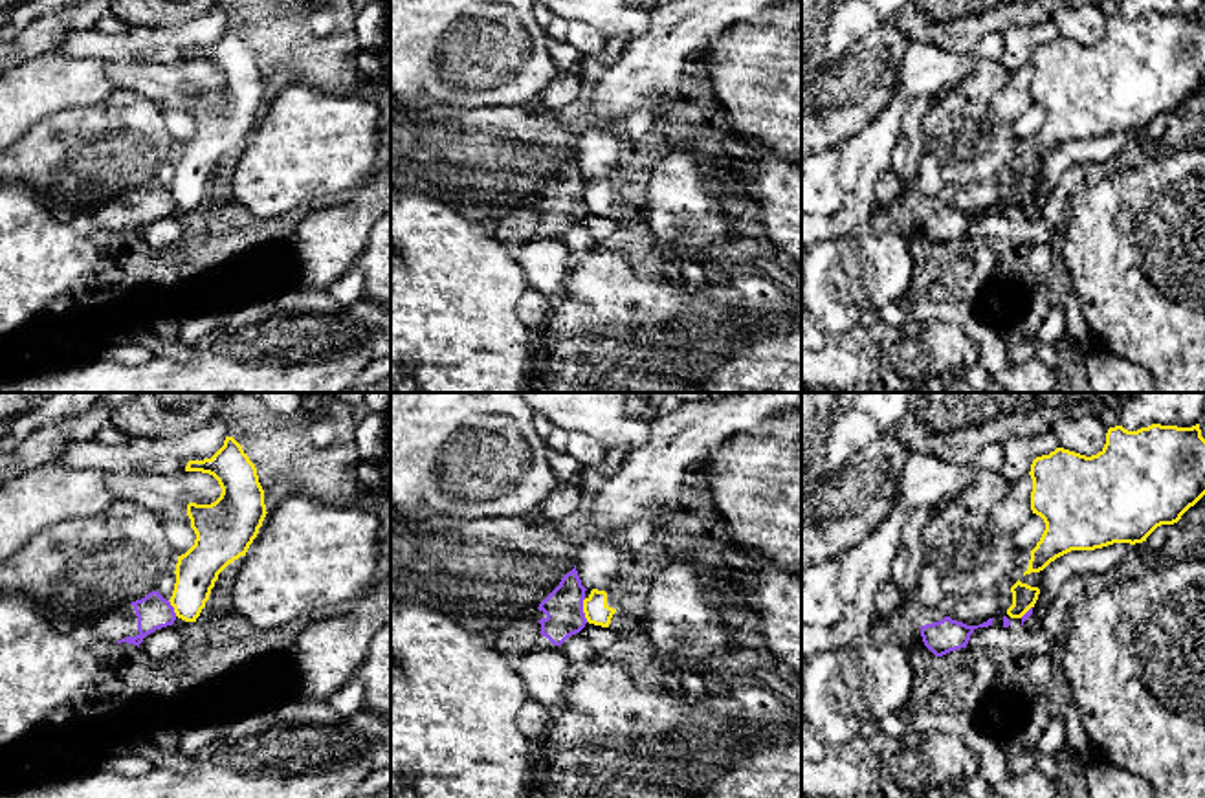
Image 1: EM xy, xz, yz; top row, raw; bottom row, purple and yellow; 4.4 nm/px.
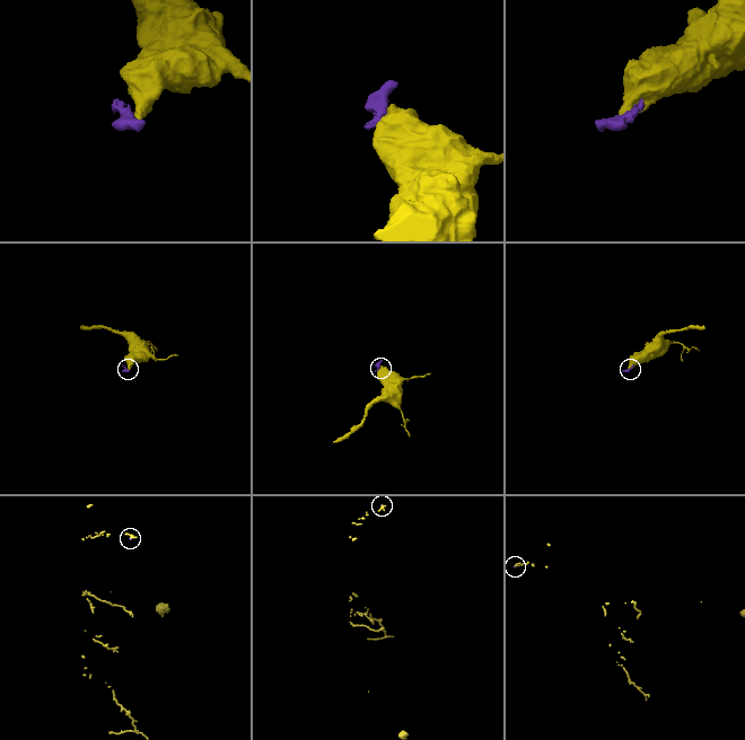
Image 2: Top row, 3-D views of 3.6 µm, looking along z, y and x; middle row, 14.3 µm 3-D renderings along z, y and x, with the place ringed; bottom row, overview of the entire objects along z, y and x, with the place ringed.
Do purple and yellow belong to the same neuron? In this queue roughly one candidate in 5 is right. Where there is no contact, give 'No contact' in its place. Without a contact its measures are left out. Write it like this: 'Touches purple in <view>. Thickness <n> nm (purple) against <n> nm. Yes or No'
Touches purple in xz. Thickness 170 nm (purple) against 110 nm. No

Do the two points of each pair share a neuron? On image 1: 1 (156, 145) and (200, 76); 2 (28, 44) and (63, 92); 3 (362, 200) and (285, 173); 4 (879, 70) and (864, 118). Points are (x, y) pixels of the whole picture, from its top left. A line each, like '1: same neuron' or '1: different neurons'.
1: different neurons
2: different neurons
3: different neurons
4: same neuron

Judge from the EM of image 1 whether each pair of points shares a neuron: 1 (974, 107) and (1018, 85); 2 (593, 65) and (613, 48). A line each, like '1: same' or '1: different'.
1: different
2: same

